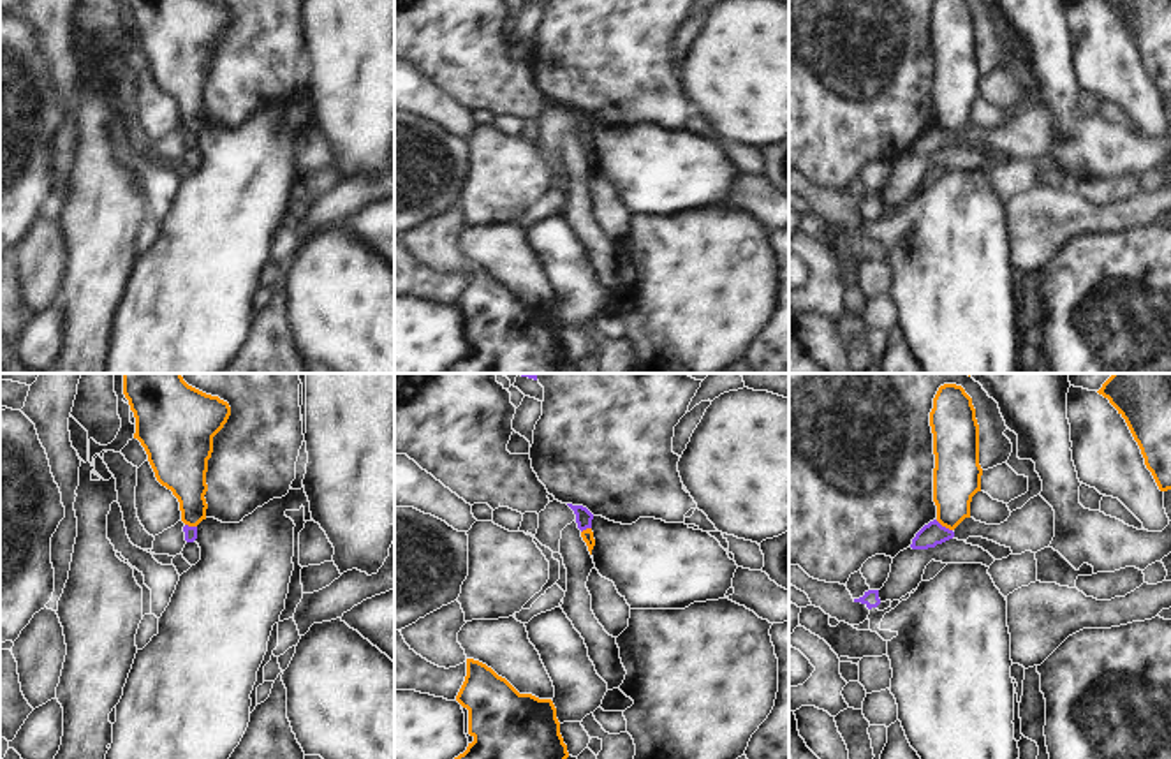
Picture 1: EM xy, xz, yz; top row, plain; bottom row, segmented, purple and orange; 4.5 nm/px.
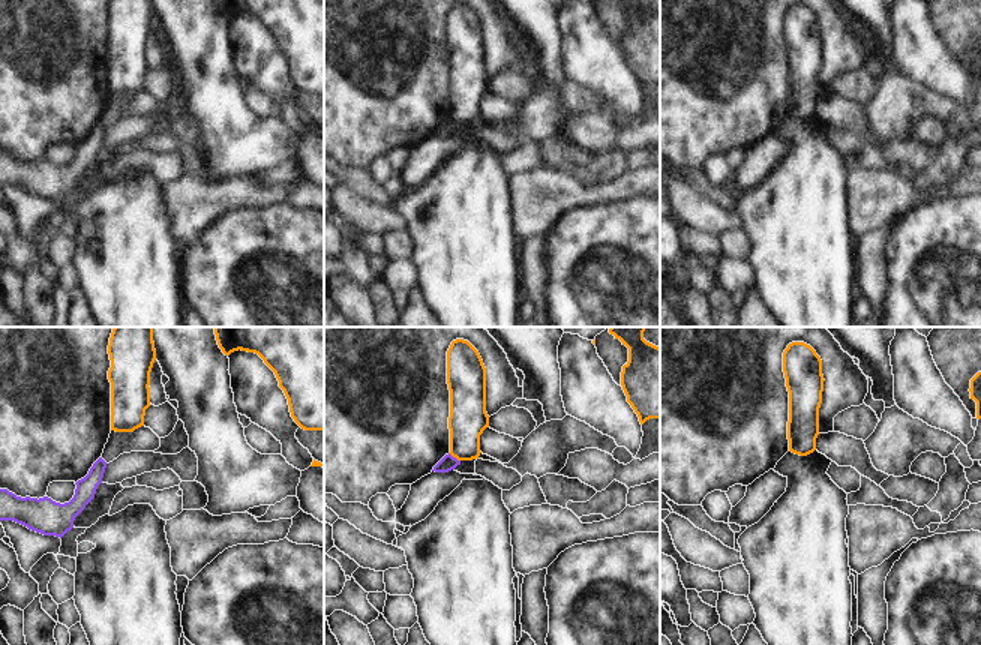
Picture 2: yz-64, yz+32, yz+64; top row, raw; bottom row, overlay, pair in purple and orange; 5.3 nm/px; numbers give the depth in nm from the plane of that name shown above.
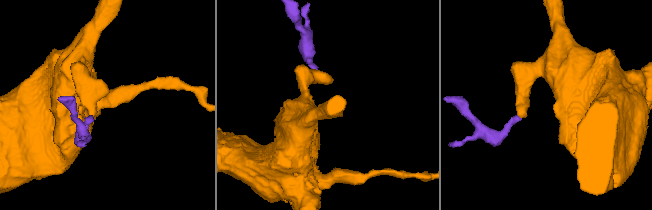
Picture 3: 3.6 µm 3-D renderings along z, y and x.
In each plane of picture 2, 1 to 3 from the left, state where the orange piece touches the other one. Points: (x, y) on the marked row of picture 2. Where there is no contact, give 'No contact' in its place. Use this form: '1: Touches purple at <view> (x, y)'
1: No contact
2: Touches purple at yz+32 (455, 458)
3: No contact.

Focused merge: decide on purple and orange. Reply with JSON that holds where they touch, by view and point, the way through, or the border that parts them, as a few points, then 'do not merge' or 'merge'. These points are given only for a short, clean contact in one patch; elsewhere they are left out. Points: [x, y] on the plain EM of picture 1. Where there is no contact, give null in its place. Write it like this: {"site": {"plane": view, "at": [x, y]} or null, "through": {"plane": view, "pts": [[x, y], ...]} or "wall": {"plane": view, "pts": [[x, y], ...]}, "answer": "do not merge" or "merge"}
{"site": {"plane": "yz", "at": [944, 132]}, "wall": {"plane": "yz", "pts": [[935, 125], [951, 136]]}, "answer": "do not merge"}

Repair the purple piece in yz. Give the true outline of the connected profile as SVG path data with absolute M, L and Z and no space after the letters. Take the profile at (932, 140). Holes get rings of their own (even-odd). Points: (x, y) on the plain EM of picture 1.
M933 125L916 139L910 153L912 155L928 155L928 153L935 153L937 150L942 150L953 143L954 143L953 136L942 132L937 125Z

